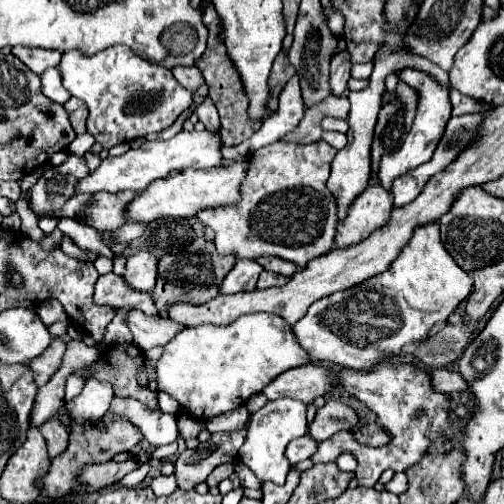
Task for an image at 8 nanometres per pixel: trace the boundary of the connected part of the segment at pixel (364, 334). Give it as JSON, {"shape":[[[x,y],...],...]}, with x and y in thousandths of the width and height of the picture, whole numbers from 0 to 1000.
{"shape":[[[869,440],[845,444],[821,460],[817,480],[810,480],[790,512],[770,528],[766,540],[738,548],[718,560],[710,571],[679,575],[659,587],[647,587],[623,599],[607,627],[583,643],[583,663],[599,690],[615,702],[615,714],[671,722],[675,730],[698,734],[734,734],[758,714],[786,710],[806,683],[833,683],[853,671],[853,659],[869,643],[885,643],[889,627],[909,611],[913,599],[929,591],[937,575],[937,552],[893,512],[885,492],[873,480]]]}

